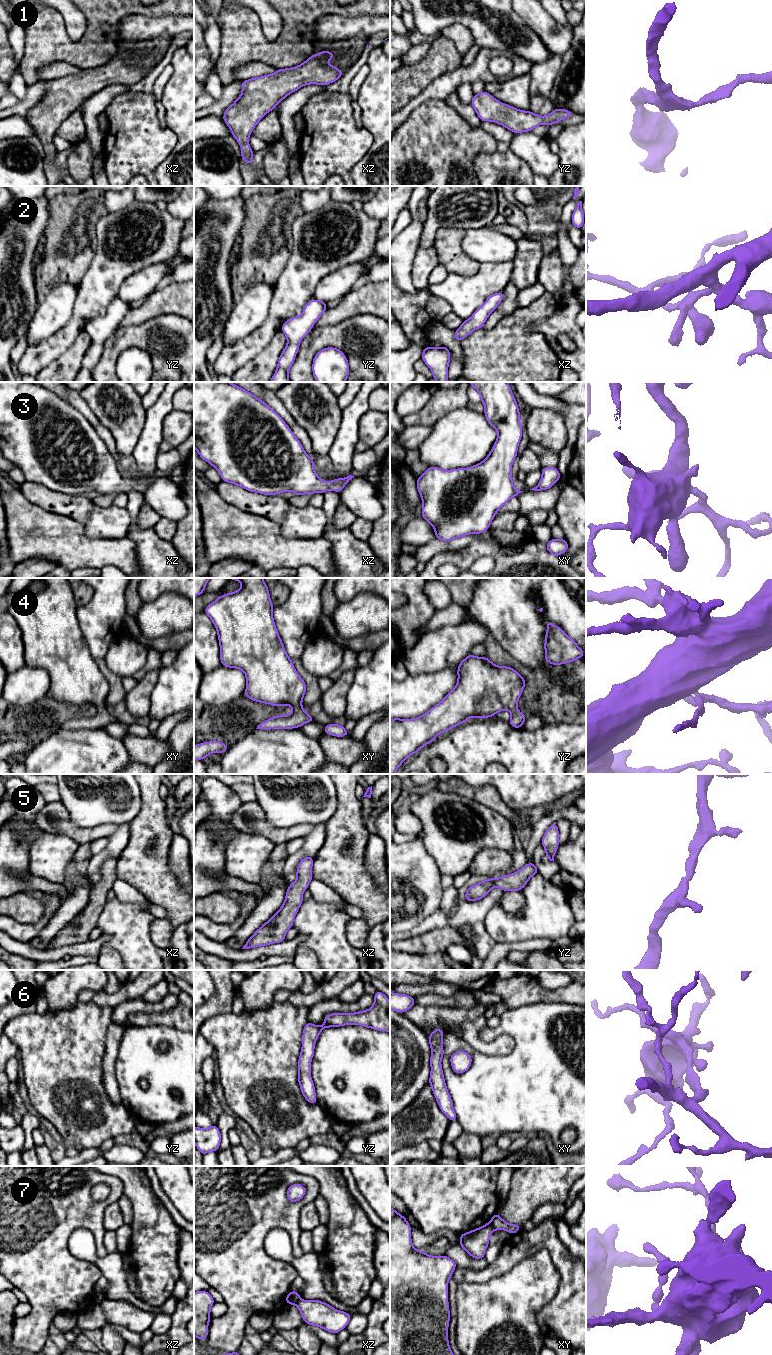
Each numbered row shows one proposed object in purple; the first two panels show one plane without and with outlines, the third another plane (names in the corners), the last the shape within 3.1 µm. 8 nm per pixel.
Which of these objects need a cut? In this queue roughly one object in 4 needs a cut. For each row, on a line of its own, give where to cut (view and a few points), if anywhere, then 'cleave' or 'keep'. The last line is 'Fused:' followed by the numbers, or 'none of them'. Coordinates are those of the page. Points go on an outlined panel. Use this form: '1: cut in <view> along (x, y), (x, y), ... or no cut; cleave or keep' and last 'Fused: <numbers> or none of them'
1: no cut; keep
2: no cut; keep
3: no cut; keep
4: no cut; keep
5: no cut; keep
6: no cut; keep
7: cut in xy along (489, 1221), (494, 1229); cleave
Fused: 7

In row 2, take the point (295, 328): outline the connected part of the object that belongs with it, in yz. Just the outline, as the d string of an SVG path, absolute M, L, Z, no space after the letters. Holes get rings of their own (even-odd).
M311 299L300 316L292 317L283 323L281 330L287 337L287 345L283 348L276 371L269 382L290 382L288 372L295 361L300 342L326 310L326 302Z

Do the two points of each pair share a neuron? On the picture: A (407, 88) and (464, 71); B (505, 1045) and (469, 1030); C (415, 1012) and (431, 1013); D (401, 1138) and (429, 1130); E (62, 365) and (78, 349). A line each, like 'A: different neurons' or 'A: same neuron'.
A: different neurons
B: same neuron
C: same neuron
D: same neuron
E: same neuron

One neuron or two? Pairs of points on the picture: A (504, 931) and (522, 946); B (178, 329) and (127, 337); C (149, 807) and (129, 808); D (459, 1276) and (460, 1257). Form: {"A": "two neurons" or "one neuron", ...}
{"A": "two neurons", "B": "one neuron", "C": "two neurons", "D": "two neurons"}

